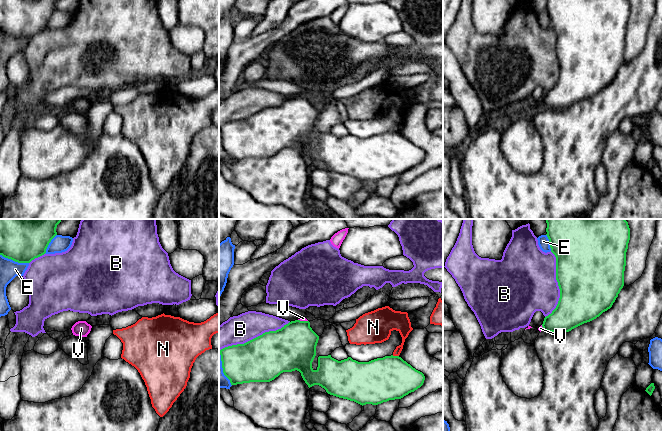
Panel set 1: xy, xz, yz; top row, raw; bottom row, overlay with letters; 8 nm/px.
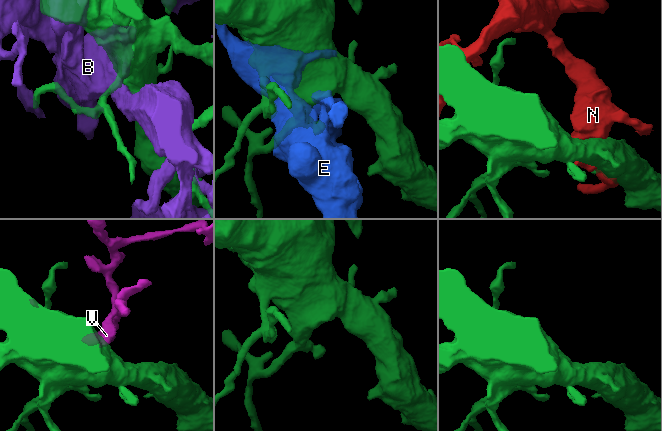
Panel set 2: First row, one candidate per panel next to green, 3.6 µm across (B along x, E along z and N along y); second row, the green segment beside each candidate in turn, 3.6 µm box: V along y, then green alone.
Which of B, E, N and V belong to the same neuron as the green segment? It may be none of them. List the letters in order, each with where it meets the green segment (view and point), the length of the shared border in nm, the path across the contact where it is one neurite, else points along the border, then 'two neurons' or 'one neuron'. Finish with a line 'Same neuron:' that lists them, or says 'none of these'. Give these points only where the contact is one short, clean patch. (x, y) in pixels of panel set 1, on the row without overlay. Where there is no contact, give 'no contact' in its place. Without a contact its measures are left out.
B: contact xz (254, 114); length 600 nm; two neurons
E: contact xy (14, 36); length 240 nm; two neurons
N: contact xz (395, 132); length 60 nm; two neurons
V: contact xz (303, 97); length 80 nm; way xz (293, 123), (303, 97), (303, 94); one neuron
Same neuron: V

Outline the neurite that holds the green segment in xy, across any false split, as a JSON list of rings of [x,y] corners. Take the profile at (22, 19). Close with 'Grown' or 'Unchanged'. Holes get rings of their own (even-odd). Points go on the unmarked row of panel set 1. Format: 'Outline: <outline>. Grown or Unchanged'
Outline: [[[0,0],[0,31],[30,39],[46,29],[58,0]]]. Unchanged

